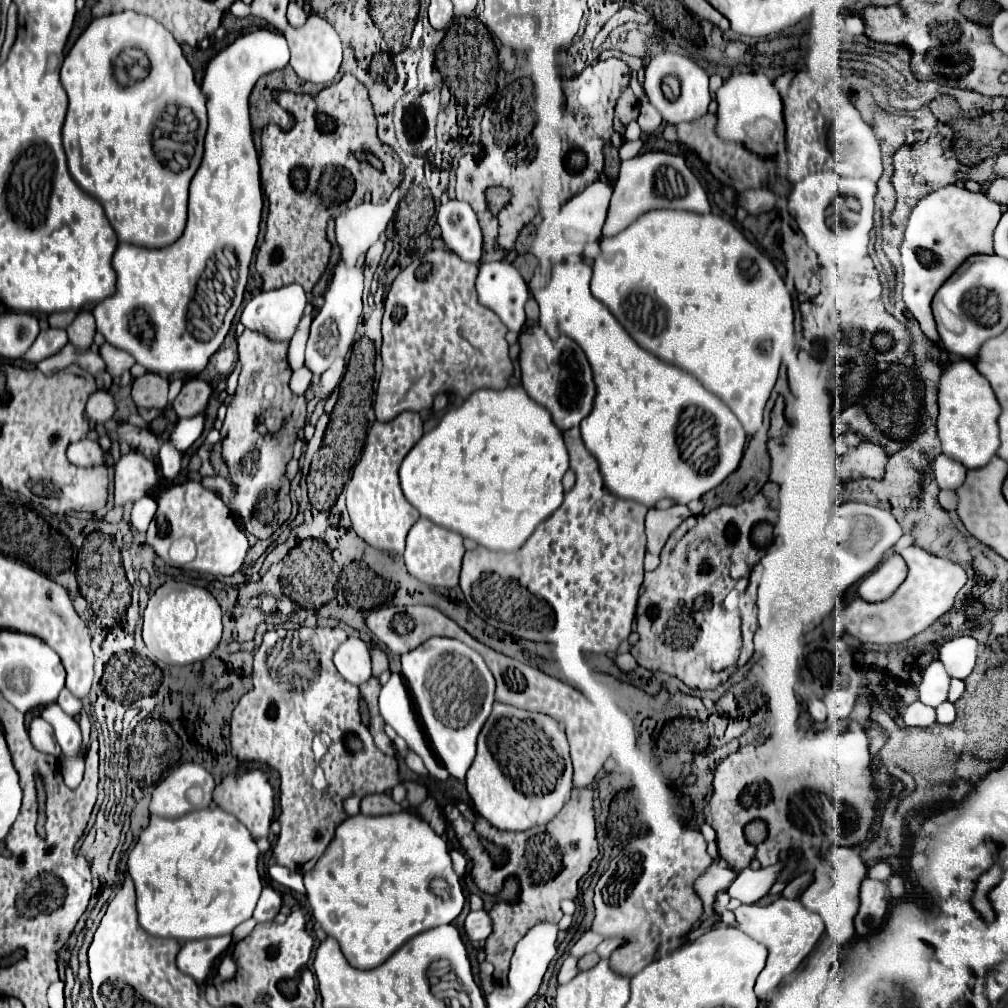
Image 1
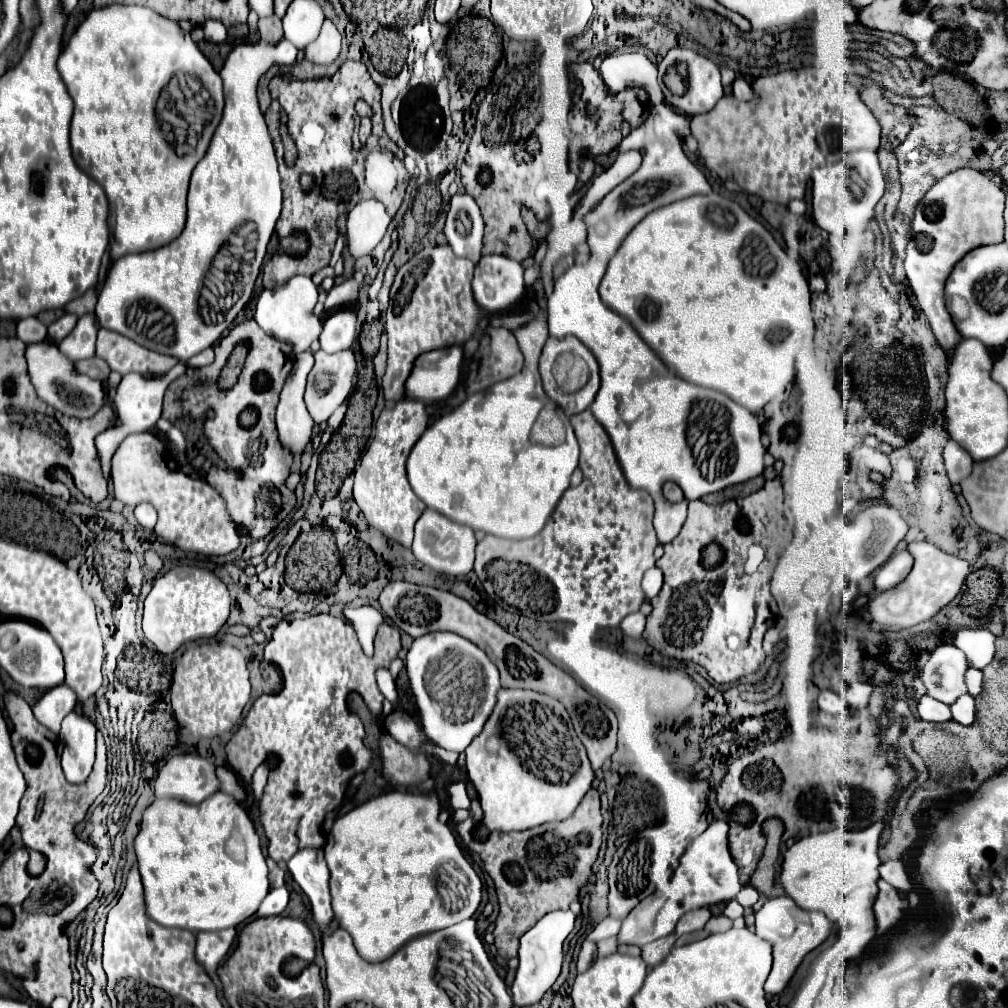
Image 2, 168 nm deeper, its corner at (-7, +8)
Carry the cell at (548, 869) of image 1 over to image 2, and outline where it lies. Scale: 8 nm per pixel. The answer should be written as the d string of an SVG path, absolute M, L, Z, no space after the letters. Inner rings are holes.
M590 788L590 792L586 792L582 798L582 804L578 804L574 810L574 816L558 824L542 824L526 832L508 832L502 834L502 838L488 840L474 840L470 828L468 836L464 838L470 842L472 850L478 852L484 870L496 884L500 914L494 928L494 946L502 958L516 958L520 936L550 910L562 910L576 902L580 888L588 884L592 864L596 862L602 844L600 796L596 788ZM512 838L514 844L510 846ZM508 866L518 866L522 870L522 878L516 882L508 880L504 874L504 868Z

